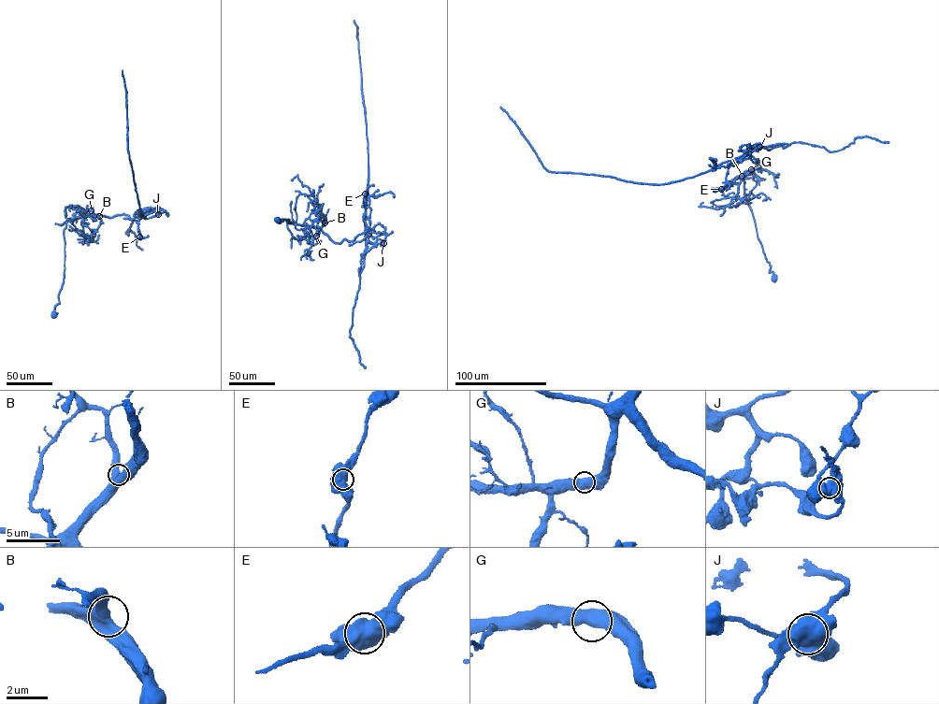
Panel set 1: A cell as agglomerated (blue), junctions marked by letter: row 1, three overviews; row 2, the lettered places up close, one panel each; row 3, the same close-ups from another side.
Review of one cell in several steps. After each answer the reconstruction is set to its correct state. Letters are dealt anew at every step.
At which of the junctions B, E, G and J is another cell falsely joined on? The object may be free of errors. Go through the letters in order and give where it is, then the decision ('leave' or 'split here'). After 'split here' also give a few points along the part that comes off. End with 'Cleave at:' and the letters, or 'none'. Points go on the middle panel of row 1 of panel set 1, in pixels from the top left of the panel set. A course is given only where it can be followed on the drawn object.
B: at (325, 222); leave
E: at (365, 193); leave
G: at (316, 236); leave
J: at (383, 243); split here; foreign part runs (383, 244), (382, 246), (366, 240), (368, 142), (357, 28), (353, 21)
Cleave at: J

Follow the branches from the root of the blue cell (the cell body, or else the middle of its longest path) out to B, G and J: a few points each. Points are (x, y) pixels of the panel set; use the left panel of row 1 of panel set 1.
B: (55, 314), (64, 278), (66, 222), (91, 213), (99, 216)
G: (55, 314), (64, 278), (66, 222), (93, 213), (91, 210)
J: (55, 314), (64, 278), (66, 222), (92, 213), (109, 217), (124, 214), (132, 219), (151, 208), (158, 214)

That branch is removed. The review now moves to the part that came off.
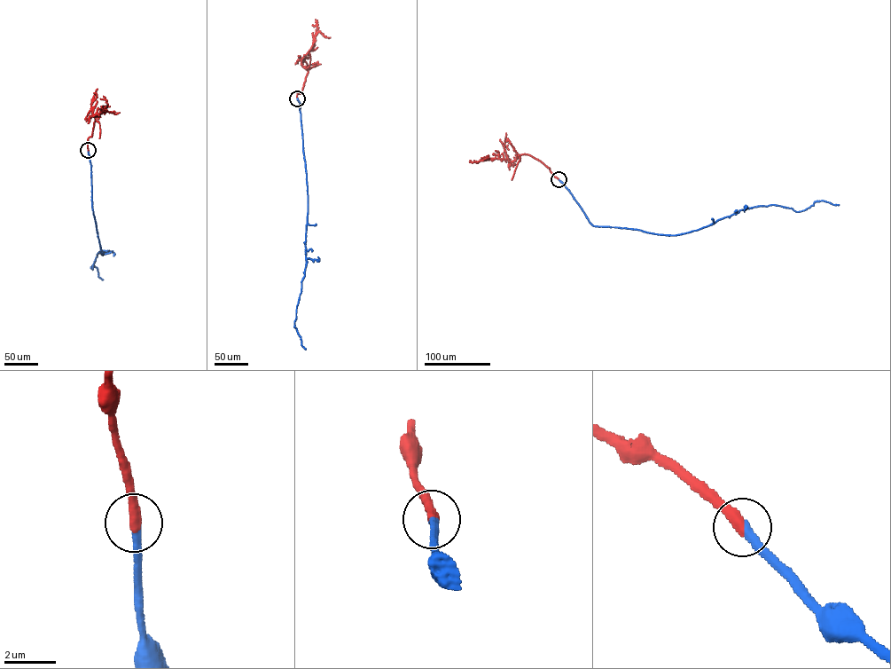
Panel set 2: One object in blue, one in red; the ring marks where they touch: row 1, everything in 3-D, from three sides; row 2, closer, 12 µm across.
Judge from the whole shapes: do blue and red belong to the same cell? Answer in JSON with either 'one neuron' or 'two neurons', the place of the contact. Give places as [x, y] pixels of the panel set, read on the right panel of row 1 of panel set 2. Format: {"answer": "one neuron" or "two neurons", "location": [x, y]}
{"answer": "one neuron", "location": [558, 179]}

